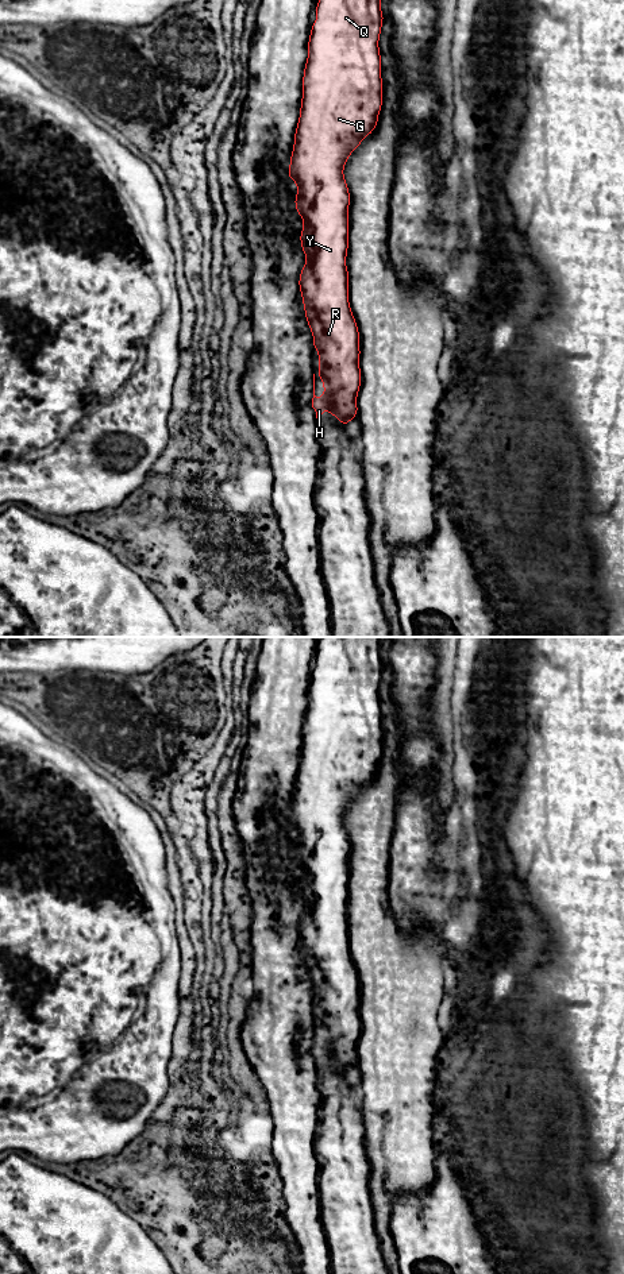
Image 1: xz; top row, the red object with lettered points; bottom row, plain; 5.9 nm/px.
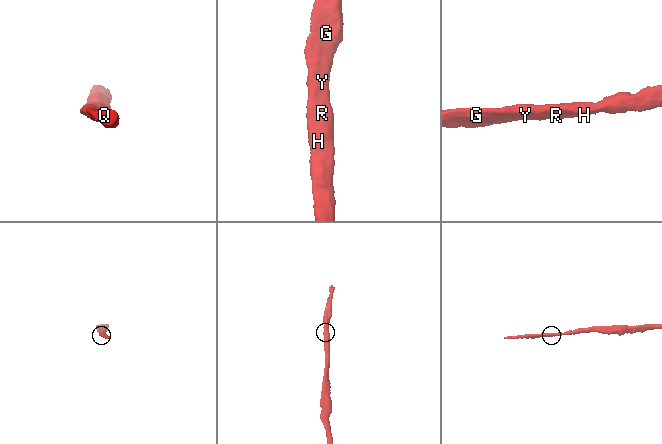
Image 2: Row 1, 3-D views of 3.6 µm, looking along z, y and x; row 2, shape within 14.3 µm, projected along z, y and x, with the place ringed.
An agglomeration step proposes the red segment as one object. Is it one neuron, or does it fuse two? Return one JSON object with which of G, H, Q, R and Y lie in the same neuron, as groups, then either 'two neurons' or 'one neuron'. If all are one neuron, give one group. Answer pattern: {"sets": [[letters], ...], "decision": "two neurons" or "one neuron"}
{"sets": [["G", "H", "Q", "R", "Y"]], "decision": "one neuron"}

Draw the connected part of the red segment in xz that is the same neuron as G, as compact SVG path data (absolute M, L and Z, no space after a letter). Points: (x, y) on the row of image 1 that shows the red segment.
M319 0L316 4L317 19L315 24L311 27L311 36L308 42L308 61L304 67L304 78L303 78L303 100L300 108L300 119L297 123L296 134L294 134L294 146L293 154L290 155L290 167L288 169L288 177L292 178L297 186L298 192L294 198L294 205L298 215L303 217L304 228L300 233L301 248L307 255L307 263L300 273L298 286L303 296L303 304L305 309L305 317L308 321L308 327L313 333L313 350L319 351L319 377L324 383L324 395L319 399L315 395L315 374L313 374L313 398L312 408L316 412L316 418L320 417L327 408L328 412L338 417L343 426L347 426L348 421L358 416L357 408L357 394L361 387L361 370L359 370L359 332L357 327L357 321L353 317L351 308L348 304L348 270L346 269L346 255L348 248L348 204L350 204L350 192L343 178L343 166L347 162L348 155L359 146L359 143L374 131L378 113L382 107L382 80L381 80L381 55L378 49L378 39L381 34L381 26L384 22L384 15L381 12L380 0Z

